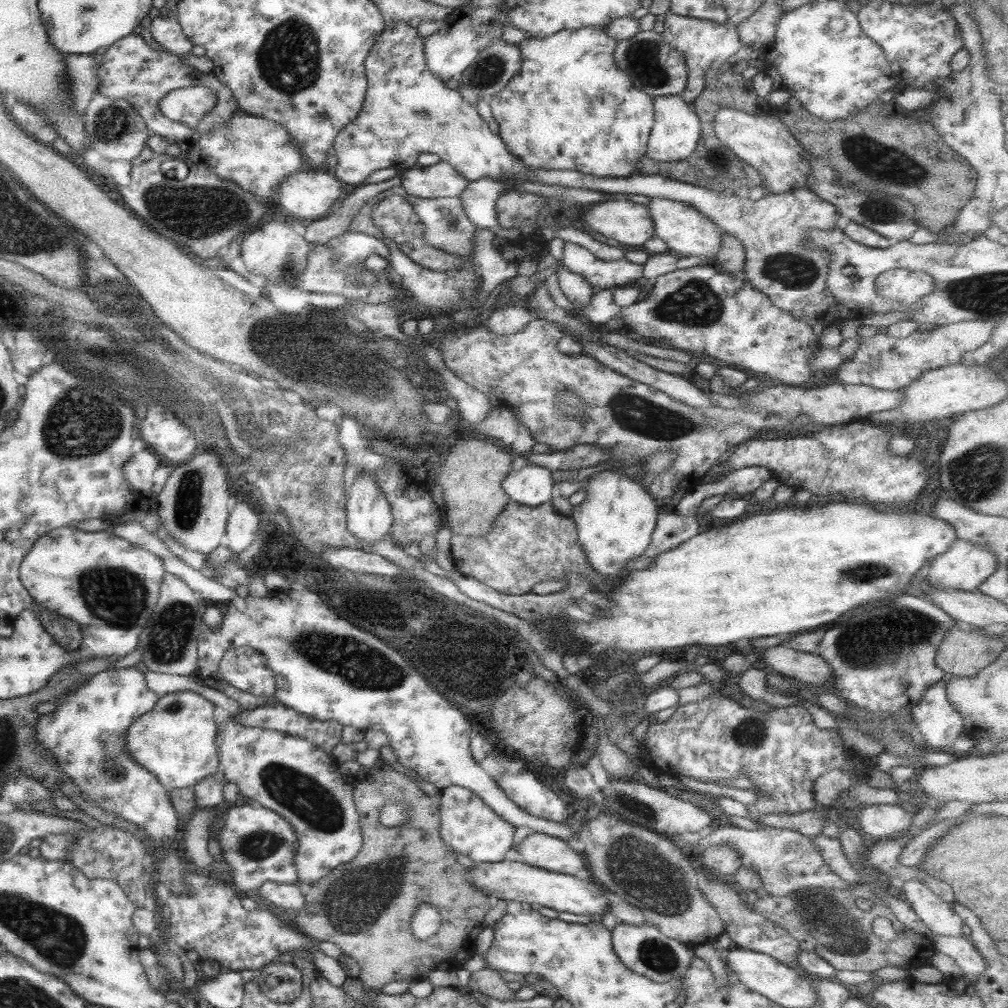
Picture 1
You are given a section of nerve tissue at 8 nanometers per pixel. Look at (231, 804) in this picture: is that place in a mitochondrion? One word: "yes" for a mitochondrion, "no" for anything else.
no

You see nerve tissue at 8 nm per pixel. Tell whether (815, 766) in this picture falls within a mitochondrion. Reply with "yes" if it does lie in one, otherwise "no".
no

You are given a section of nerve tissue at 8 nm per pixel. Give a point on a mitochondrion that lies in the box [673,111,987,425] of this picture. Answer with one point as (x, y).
(880, 164)

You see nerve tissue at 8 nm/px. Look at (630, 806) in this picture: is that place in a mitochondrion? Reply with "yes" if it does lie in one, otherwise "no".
yes

